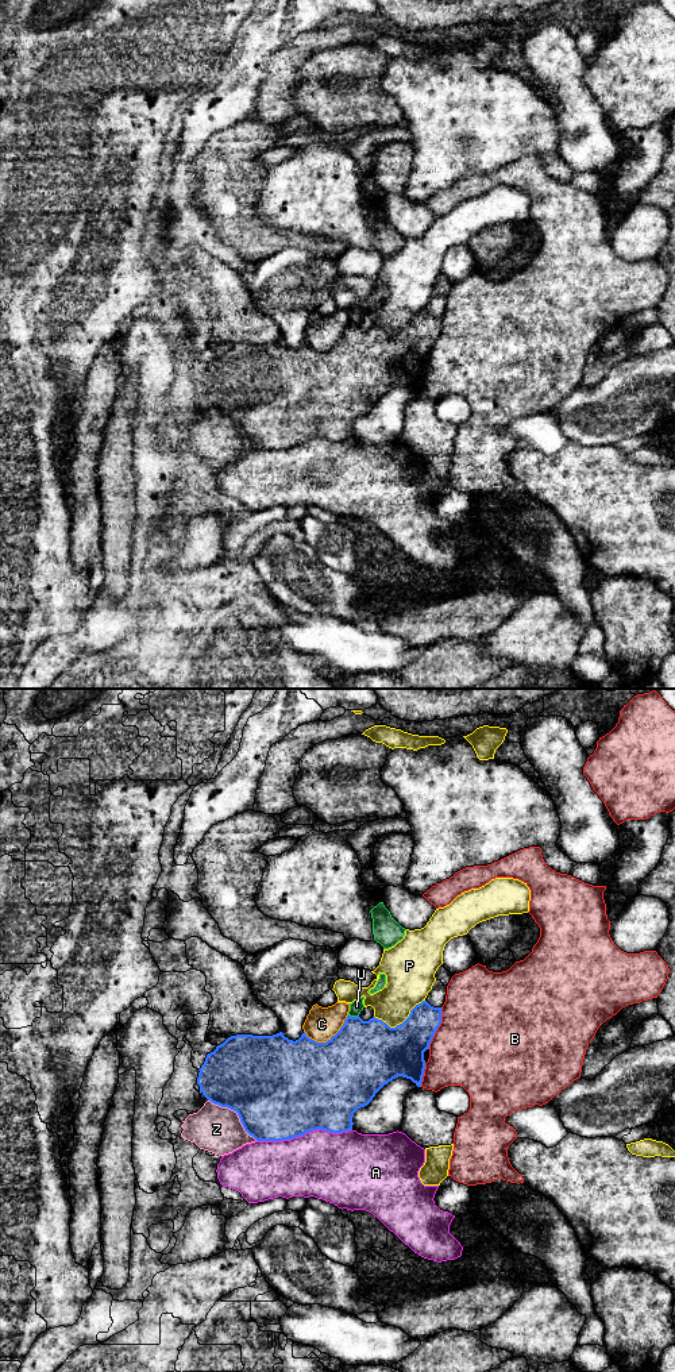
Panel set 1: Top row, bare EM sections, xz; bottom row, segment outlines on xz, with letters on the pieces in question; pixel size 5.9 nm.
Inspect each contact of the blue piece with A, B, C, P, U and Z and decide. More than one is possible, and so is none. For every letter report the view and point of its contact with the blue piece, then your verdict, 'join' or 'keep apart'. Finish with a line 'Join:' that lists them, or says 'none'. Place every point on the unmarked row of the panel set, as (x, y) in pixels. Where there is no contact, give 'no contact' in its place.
A: xz (304, 442) | keep apart
B: xz (438, 335) | keep apart
C: xz (328, 349) | keep apart
P: xz (400, 332) | keep apart
U: xz (354, 326) | keep apart
Z: xz (236, 420) | keep apart
Join: none

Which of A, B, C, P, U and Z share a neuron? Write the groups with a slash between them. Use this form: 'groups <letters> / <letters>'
groups A / B / C / P / U / Z

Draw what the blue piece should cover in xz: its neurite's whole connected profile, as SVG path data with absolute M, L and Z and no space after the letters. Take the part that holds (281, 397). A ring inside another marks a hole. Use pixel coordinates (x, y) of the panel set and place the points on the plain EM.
M423 309L396 336L390 336L375 325L363 329L359 324L347 324L340 339L327 351L315 350L305 340L296 350L285 346L282 340L273 344L231 344L207 363L198 378L197 393L208 409L236 420L244 439L256 450L292 448L317 438L331 442L348 440L354 433L354 421L367 415L375 402L393 388L402 385L421 396L425 378L424 361L429 358L441 325L441 316L433 316Z

